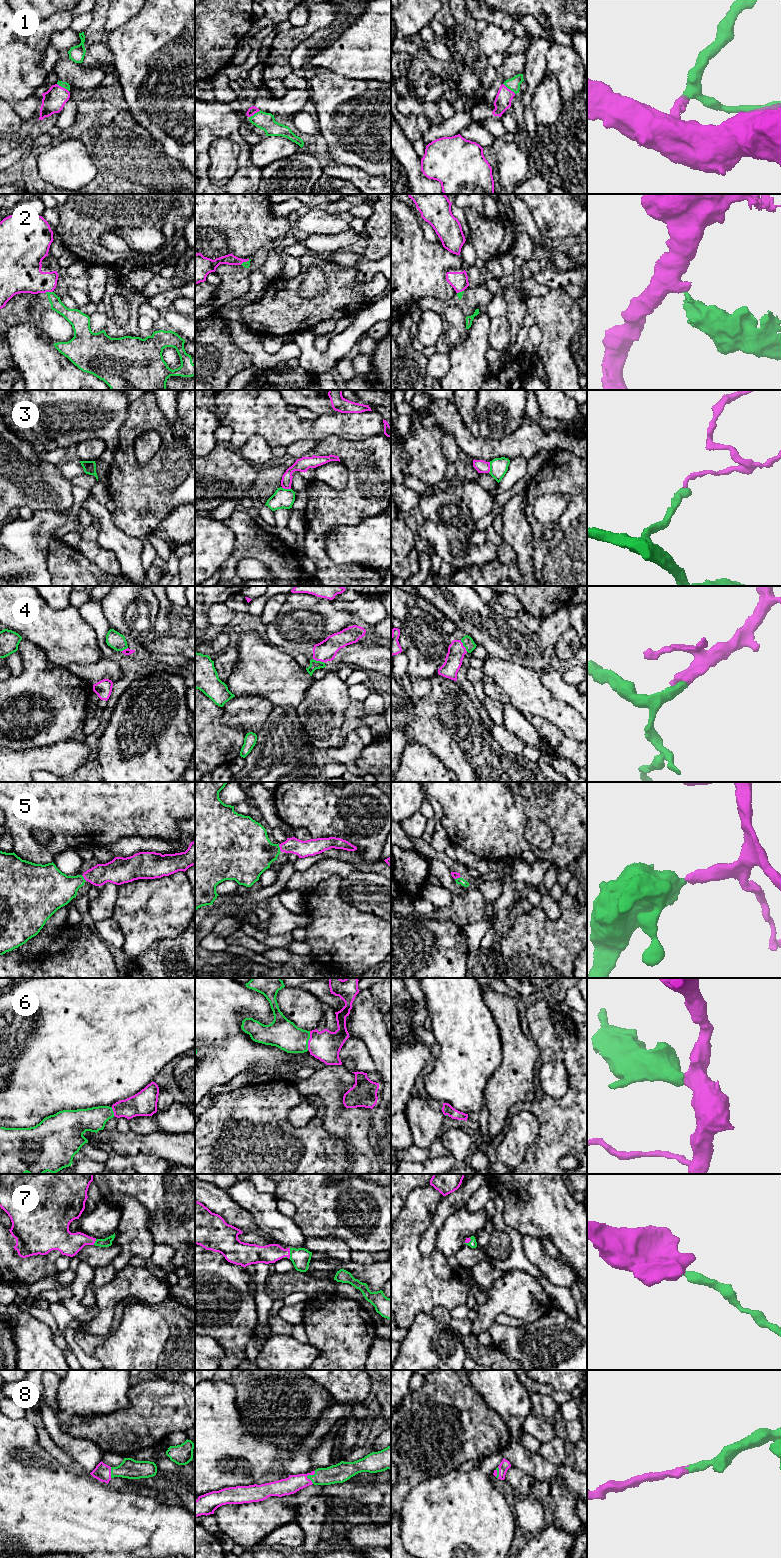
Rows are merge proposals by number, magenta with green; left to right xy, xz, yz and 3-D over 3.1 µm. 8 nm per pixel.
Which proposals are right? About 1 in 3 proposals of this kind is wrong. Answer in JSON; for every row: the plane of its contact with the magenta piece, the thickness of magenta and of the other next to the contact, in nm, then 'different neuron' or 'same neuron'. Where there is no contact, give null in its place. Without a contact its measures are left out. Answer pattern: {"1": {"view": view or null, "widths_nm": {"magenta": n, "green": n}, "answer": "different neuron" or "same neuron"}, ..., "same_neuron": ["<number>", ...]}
{"1": {"view": "yz", "widths_nm": {"magenta": 130, "green": 100}, "answer": "same neuron"}, "2": {"view": "xy", "widths_nm": {"magenta": 300, "green": 100}, "answer": "different neuron"}, "3": {"view": "yz", "widths_nm": {"magenta": 100, "green": 140}, "answer": "different neuron"}, "4": {"view": "xz", "widths_nm": {"magenta": 160, "green": 70}, "answer": "same neuron"}, "5": {"view": "xz", "widths_nm": {"magenta": 130, "green": 380}, "answer": "same neuron"}, "6": {"view": "xz", "widths_nm": {"magenta": 240, "green": 240}, "answer": "same neuron"}, "7": {"view": "xz", "widths_nm": {"magenta": 150, "green": 150}, "answer": "same neuron"}, "8": {"view": "xz", "widths_nm": {"magenta": 140, "green": 160}, "answer": "same neuron"}, "same_neuron": ["1", "4", "5", "6", "7", "8"]}

